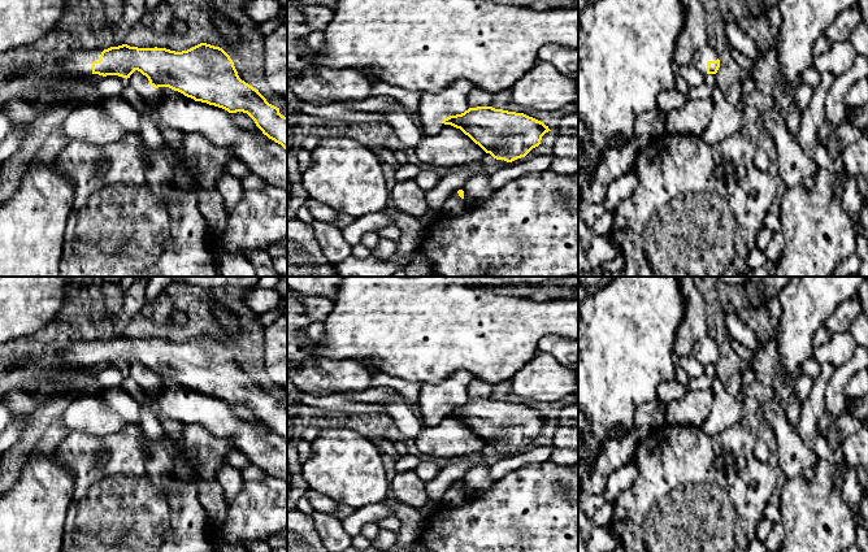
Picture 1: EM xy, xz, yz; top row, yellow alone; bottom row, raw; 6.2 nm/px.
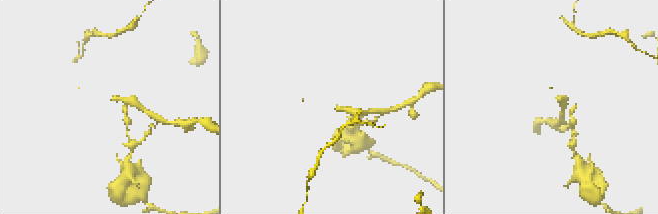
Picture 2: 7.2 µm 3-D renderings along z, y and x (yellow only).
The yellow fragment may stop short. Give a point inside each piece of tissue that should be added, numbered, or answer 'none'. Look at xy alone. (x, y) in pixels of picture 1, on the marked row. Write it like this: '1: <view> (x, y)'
1: xy (79, 61)

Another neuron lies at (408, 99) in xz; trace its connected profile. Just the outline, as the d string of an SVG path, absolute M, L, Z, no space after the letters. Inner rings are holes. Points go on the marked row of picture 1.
M377 81L372 86L372 96L391 96L412 114L417 114L421 91L409 91L394 84Z

